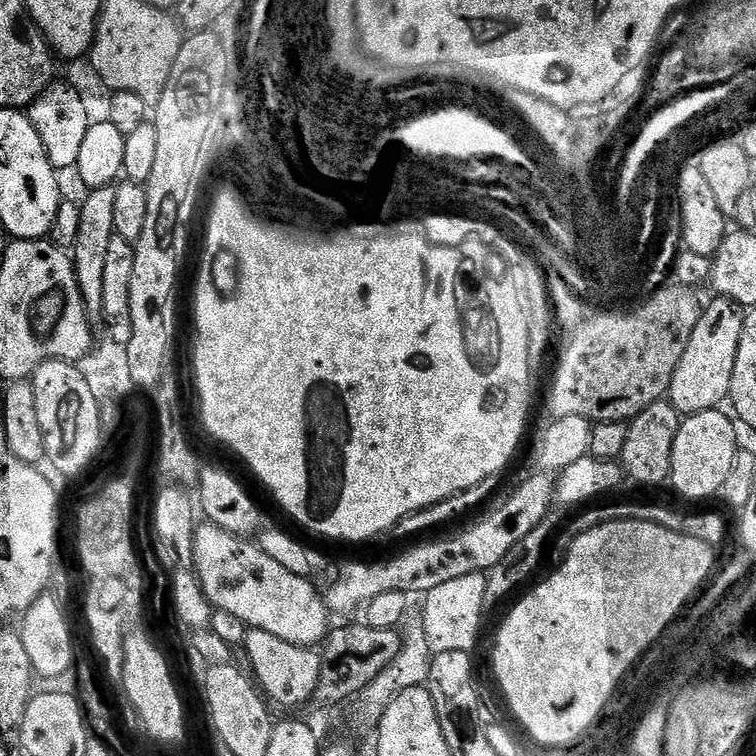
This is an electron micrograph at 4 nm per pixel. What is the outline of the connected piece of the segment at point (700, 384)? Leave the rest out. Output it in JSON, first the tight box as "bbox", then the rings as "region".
{"bbox":[667,299,742,416],"region":[[[713,299],[713,304],[700,313],[698,326],[694,326],[694,334],[690,334],[690,342],[686,346],[686,354],[682,354],[682,362],[678,362],[678,370],[674,370],[674,378],[668,387],[667,399],[684,416],[692,416],[696,412],[710,412],[721,407],[720,404],[729,399],[730,378],[734,378],[734,358],[738,358],[738,338],[742,338],[741,309],[731,300]]]}

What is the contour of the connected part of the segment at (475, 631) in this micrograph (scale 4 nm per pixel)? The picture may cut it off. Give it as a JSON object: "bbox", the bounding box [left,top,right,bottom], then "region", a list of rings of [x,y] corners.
{"bbox":[421,572,486,655],"region":[[[475,572],[465,577],[454,578],[451,582],[444,582],[425,595],[426,604],[422,608],[421,616],[426,641],[433,655],[455,650],[472,652],[475,649],[474,644],[478,640],[482,612],[486,610],[484,602],[486,580],[485,573]]]}

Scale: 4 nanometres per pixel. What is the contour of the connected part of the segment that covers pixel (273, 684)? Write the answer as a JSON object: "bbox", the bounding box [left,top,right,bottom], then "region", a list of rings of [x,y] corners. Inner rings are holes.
{"bbox":[242,628,319,708],"region":[[[257,628],[249,630],[246,634],[242,651],[252,659],[251,675],[261,693],[273,705],[281,704],[284,708],[296,708],[299,704],[307,705],[311,701],[314,686],[318,686],[319,651],[282,642],[282,638],[274,638],[274,634],[266,634],[266,630]]]}

